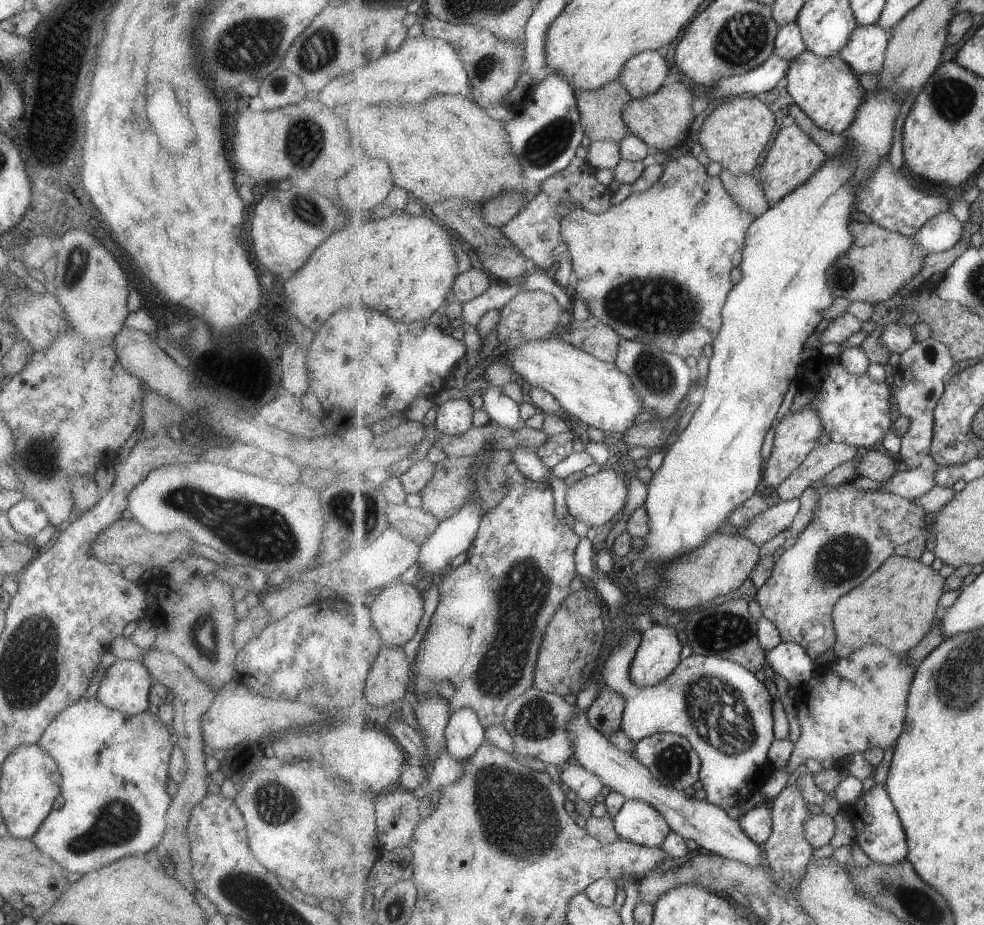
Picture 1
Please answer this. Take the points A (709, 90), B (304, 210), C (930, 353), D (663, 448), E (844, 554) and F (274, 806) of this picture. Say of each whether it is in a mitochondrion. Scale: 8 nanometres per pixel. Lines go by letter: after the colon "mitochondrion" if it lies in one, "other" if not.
A: other
B: mitochondrion
C: other
D: other
E: mitochondrion
F: mitochondrion

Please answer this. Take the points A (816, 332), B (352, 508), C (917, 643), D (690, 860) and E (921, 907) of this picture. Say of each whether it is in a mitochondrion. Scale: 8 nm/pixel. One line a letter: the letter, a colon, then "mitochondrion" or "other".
A: other
B: mitochondrion
C: other
D: other
E: mitochondrion

